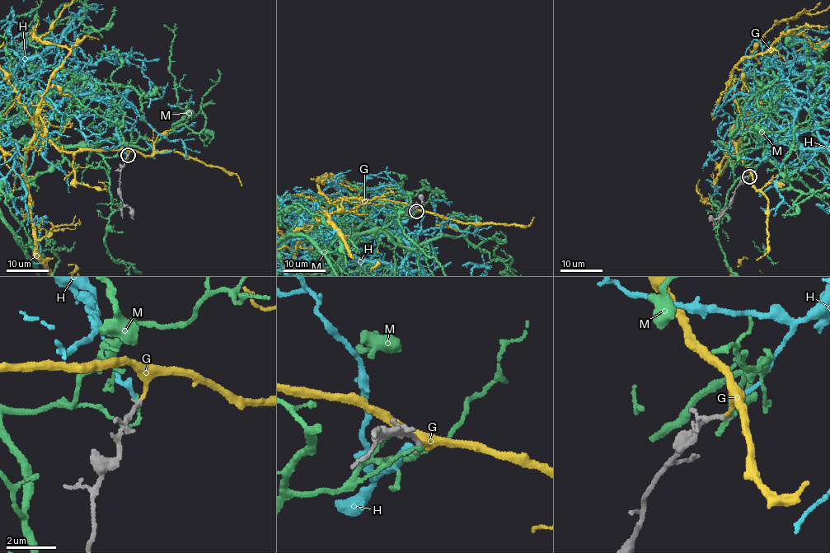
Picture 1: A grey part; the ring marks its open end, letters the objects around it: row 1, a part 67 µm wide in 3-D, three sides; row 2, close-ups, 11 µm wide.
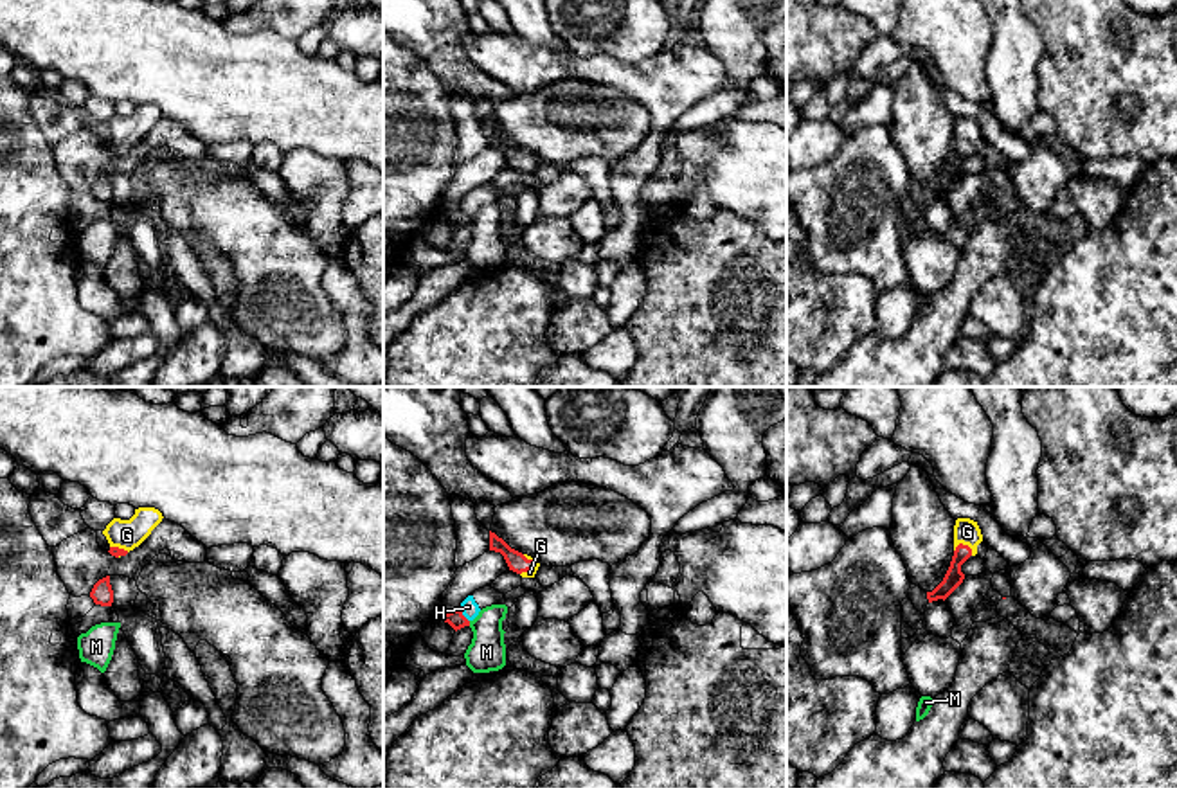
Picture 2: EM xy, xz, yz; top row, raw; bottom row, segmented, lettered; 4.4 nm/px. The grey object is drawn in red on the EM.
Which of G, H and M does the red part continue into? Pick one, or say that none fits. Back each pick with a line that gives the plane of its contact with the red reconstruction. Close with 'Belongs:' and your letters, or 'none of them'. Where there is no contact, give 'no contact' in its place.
G: meets red in yz
Belongs: G

